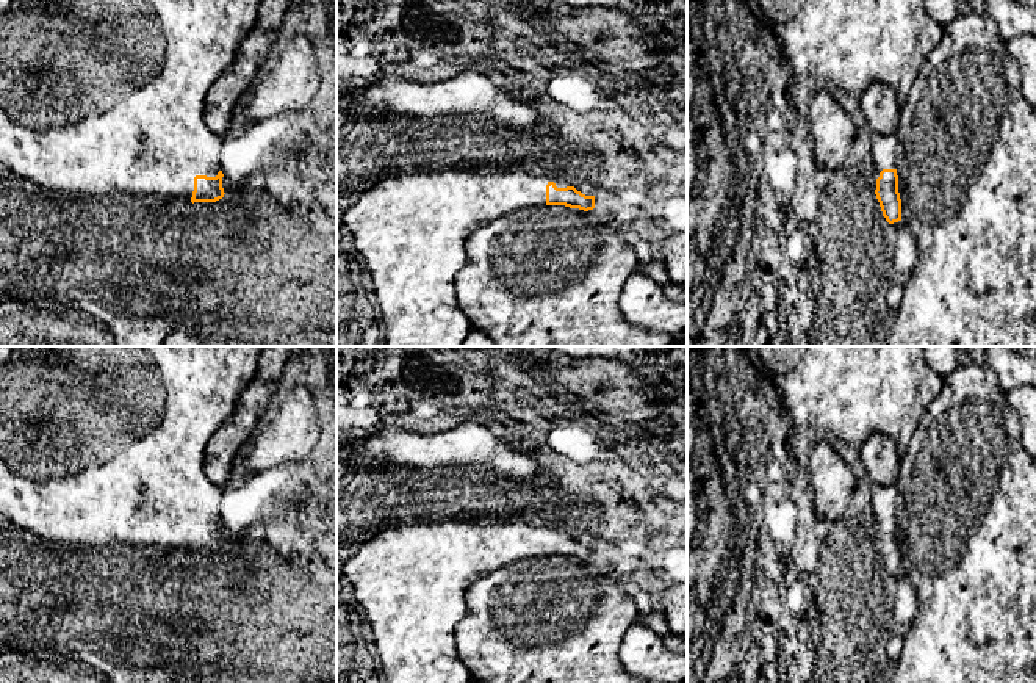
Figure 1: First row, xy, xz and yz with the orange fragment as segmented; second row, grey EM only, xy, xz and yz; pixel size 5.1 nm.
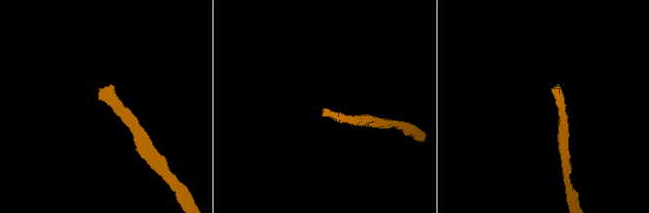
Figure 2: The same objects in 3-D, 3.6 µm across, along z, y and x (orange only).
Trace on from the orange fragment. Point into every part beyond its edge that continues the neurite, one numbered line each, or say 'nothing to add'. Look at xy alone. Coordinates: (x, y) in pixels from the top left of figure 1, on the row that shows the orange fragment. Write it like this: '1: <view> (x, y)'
1: xy (97, 97)

